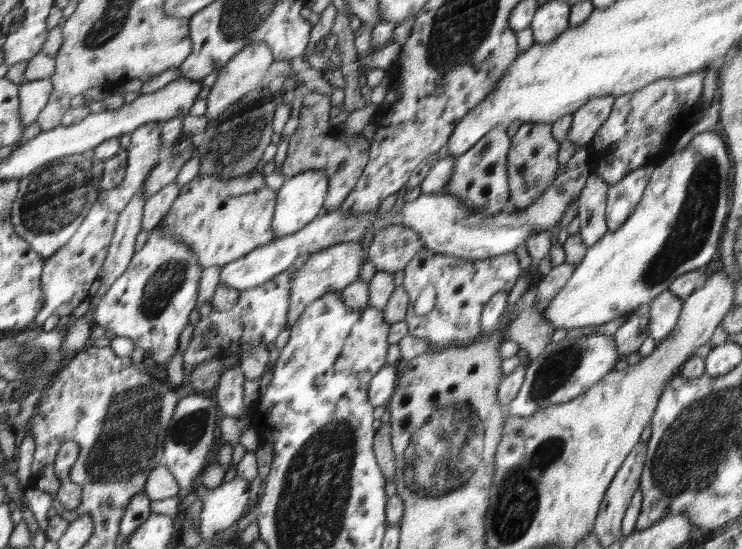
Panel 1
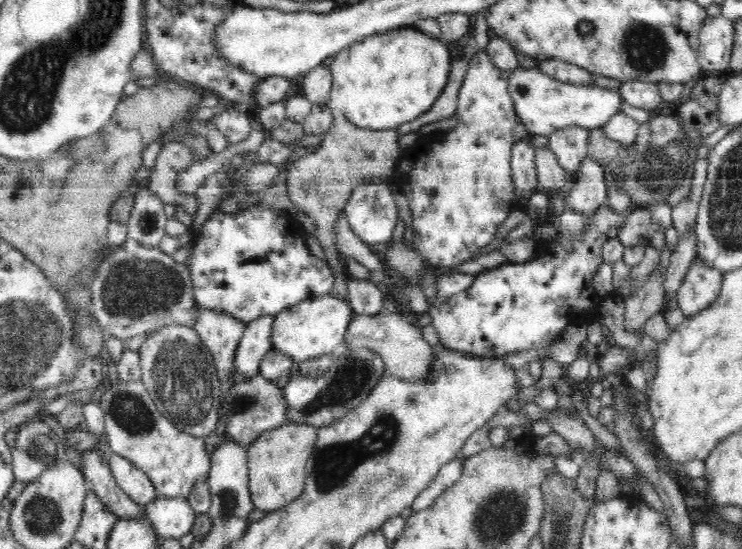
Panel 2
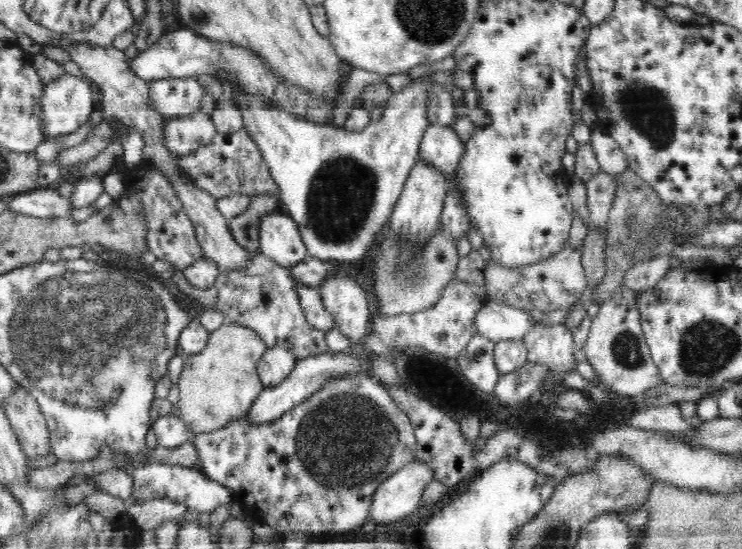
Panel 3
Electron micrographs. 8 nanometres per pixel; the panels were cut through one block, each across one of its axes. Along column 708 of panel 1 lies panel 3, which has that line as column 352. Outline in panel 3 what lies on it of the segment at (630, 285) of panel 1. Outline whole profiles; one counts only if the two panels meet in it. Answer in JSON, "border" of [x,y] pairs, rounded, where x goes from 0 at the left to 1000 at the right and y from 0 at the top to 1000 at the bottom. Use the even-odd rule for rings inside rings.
{"border":[[[575,137],[558,144],[522,182],[512,219],[500,219],[487,239],[399,215],[395,208],[383,206],[380,199],[356,191],[350,177],[336,179],[333,191],[329,191],[329,177],[317,179],[327,211],[329,233],[350,270],[372,339],[377,344],[379,379],[402,410],[404,430],[418,459],[416,466],[431,474],[485,477],[501,455],[507,430],[523,404],[547,337],[550,315],[563,290],[567,255],[578,228],[573,204],[577,184],[573,179],[577,160],[584,153]]]}

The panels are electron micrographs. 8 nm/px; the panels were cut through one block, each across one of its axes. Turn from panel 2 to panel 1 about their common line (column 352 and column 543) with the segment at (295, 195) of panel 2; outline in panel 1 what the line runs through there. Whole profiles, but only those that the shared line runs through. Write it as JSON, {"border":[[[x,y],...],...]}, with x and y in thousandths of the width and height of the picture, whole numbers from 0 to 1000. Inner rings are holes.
{"border":[[[706,222],[691,250],[689,279],[685,281],[685,317],[693,377],[705,379],[725,364],[739,337],[747,332],[752,313],[752,259],[747,250],[747,230],[740,222]]]}

